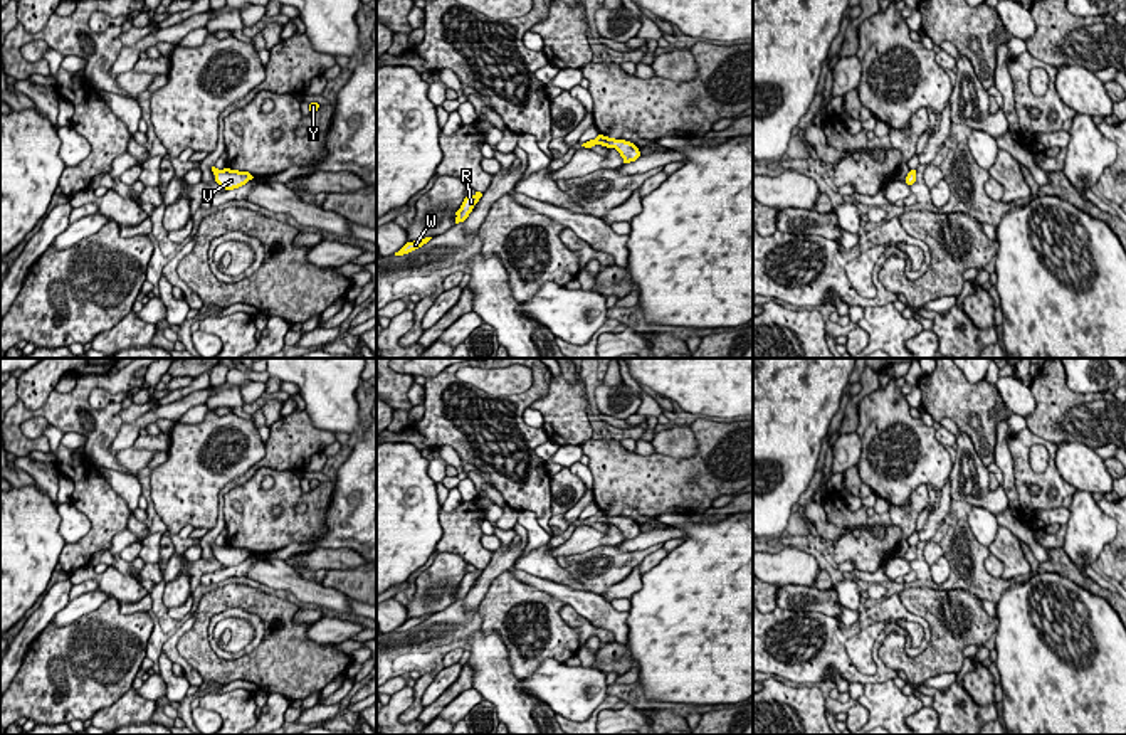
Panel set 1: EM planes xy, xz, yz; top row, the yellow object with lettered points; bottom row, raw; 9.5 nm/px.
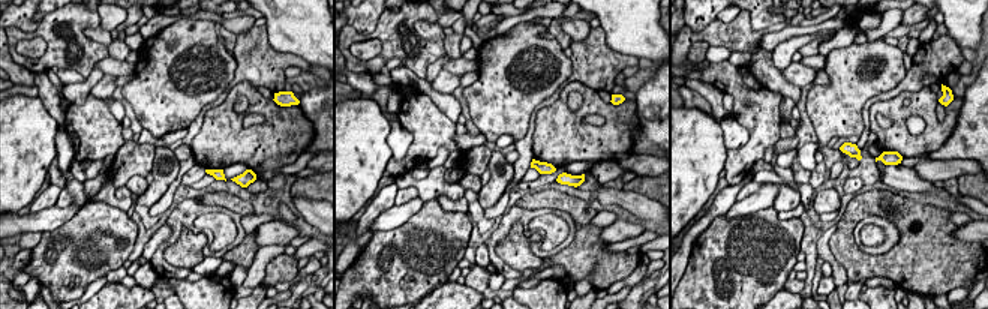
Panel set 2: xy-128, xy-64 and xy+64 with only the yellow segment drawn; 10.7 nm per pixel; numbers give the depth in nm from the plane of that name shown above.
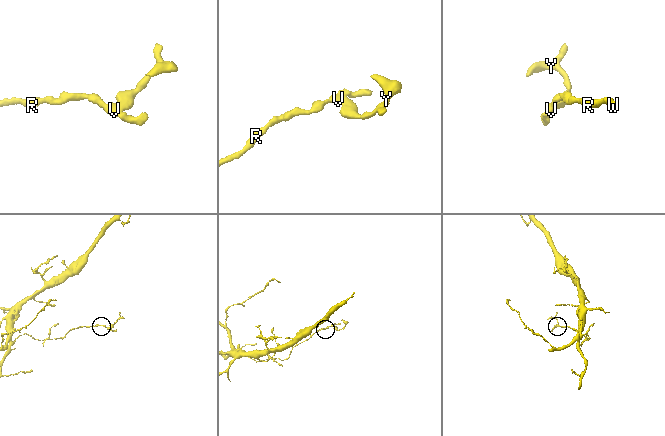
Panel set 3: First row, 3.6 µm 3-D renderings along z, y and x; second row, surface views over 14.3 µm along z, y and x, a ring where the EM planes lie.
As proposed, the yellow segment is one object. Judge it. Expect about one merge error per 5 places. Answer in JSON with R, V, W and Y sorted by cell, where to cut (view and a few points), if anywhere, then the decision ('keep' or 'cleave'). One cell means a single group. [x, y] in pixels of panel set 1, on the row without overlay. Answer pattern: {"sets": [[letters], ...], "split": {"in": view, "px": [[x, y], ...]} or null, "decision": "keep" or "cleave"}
{"sets": [["R", "V", "W", "Y"]], "split": null, "decision": "keep"}

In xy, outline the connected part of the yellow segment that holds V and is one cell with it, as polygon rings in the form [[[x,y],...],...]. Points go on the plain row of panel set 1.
[[[212,543],[212,548],[215,552],[215,558],[225,567],[239,565],[254,555],[249,548],[239,548],[230,545],[218,547]]]

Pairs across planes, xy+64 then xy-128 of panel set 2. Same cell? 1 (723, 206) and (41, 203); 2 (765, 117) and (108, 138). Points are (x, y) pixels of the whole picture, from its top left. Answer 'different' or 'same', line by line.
1: same
2: same

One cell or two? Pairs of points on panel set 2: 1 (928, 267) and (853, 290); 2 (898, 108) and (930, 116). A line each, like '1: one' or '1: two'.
1: two
2: one

